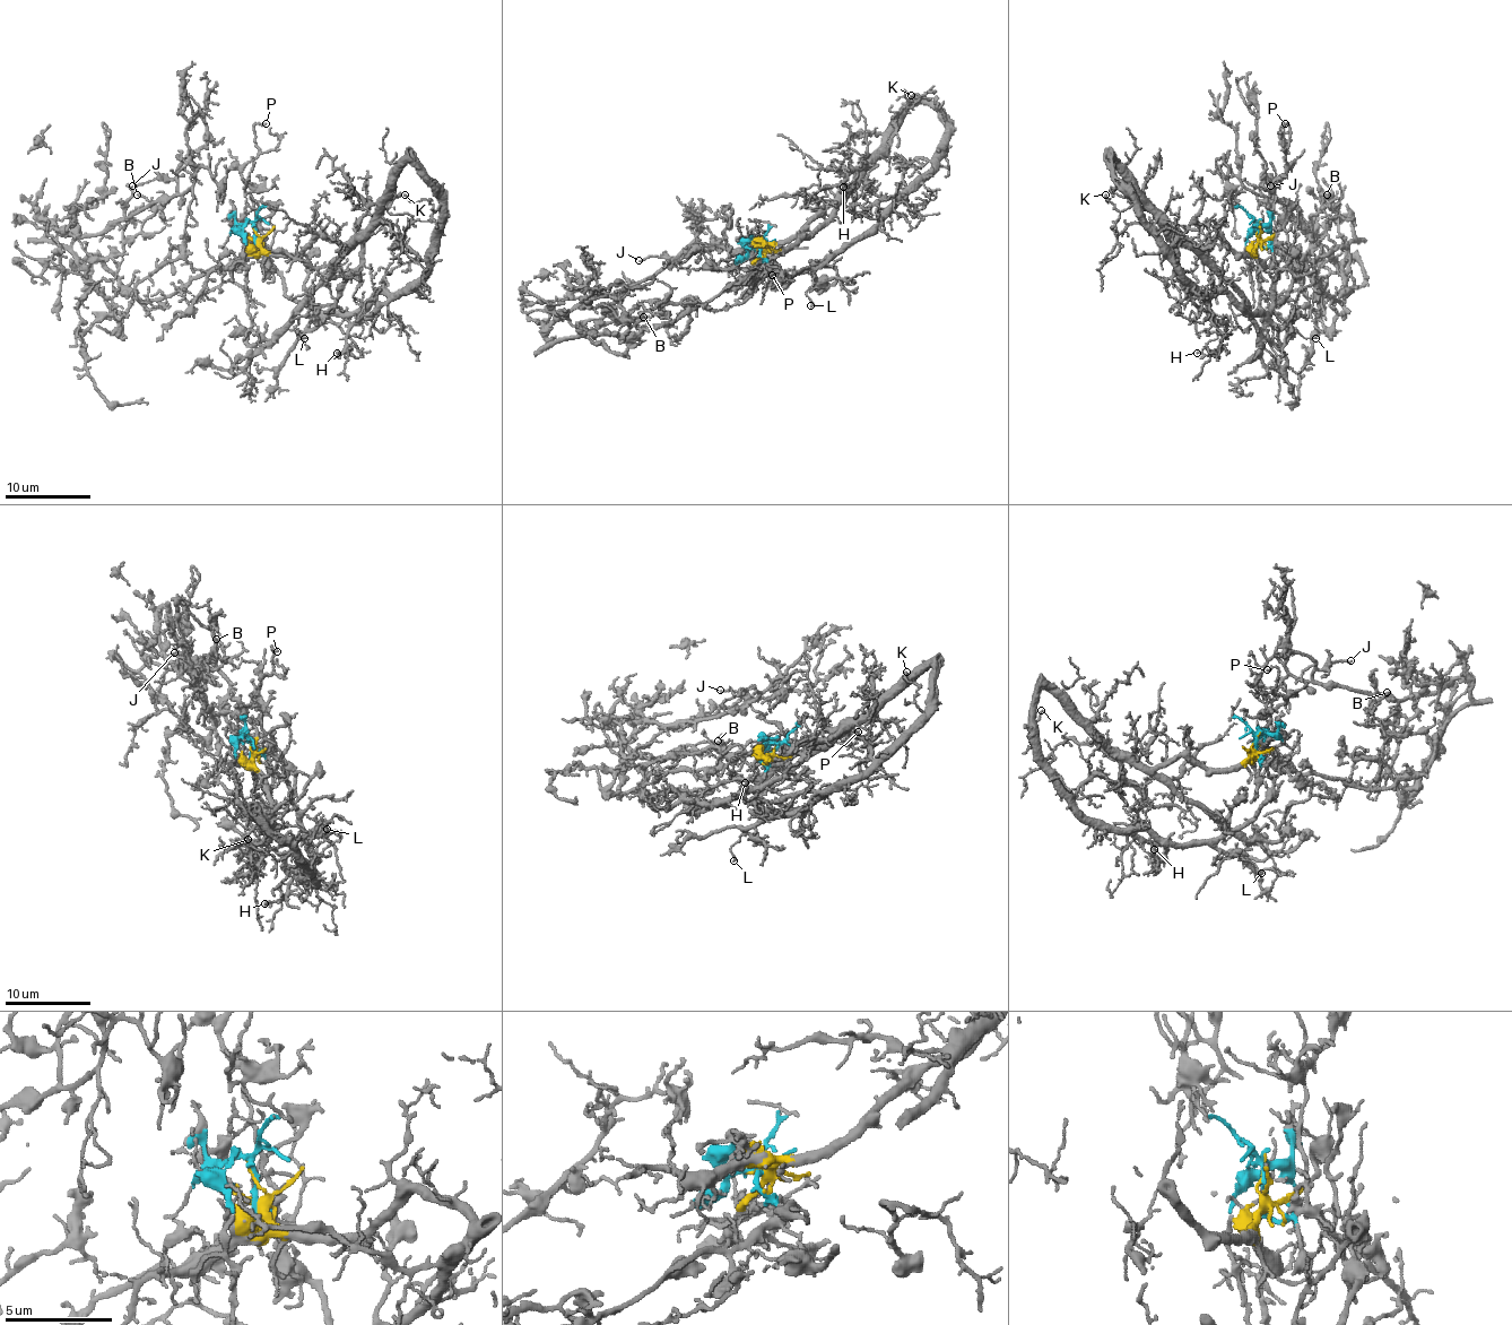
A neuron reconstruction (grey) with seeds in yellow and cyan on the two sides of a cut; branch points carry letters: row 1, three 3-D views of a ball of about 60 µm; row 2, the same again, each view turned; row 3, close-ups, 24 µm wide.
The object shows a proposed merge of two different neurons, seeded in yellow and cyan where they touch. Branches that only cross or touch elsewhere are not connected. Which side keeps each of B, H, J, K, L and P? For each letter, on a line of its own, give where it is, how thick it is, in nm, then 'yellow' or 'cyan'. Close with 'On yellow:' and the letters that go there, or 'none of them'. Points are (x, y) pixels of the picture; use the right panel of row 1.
B: place (1327, 195); calibre 140 nm; cyan
H: place (1197, 353); calibre 90 nm; yellow
J: place (1270, 185); calibre 120 nm; cyan
K: place (1105, 195); calibre 120 nm; yellow
L: place (1315, 338); calibre 140 nm; yellow
P: place (1285, 123); calibre 100 nm; cyan
On yellow: H, K, L

